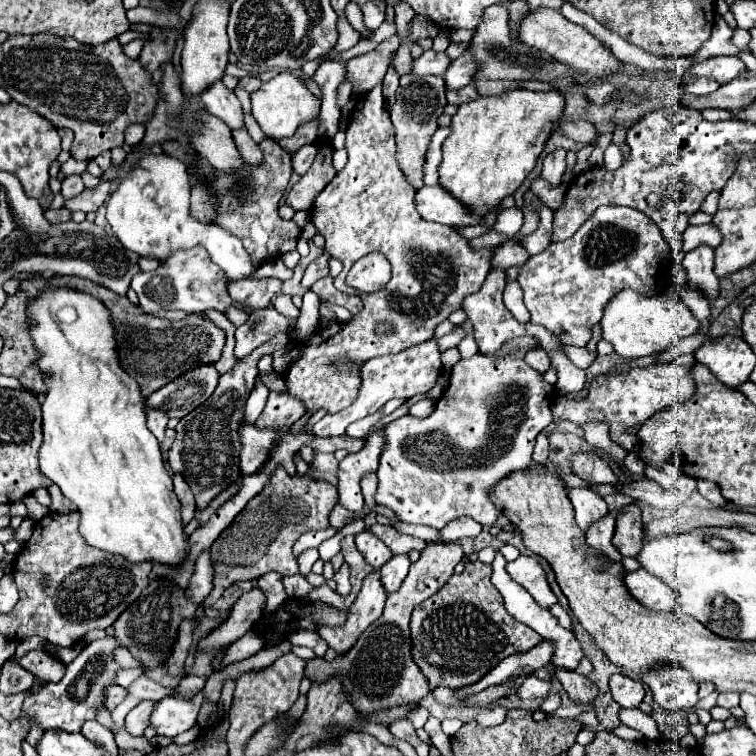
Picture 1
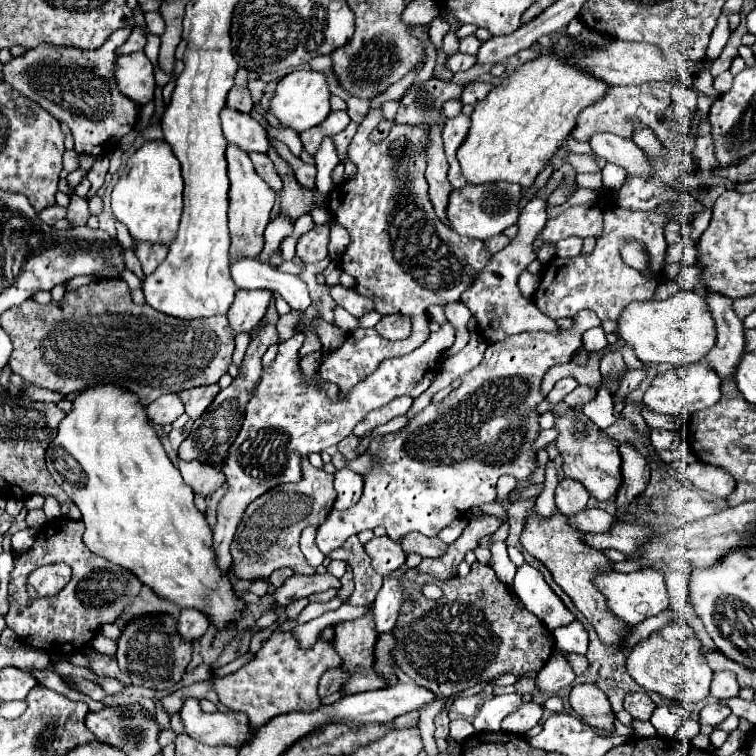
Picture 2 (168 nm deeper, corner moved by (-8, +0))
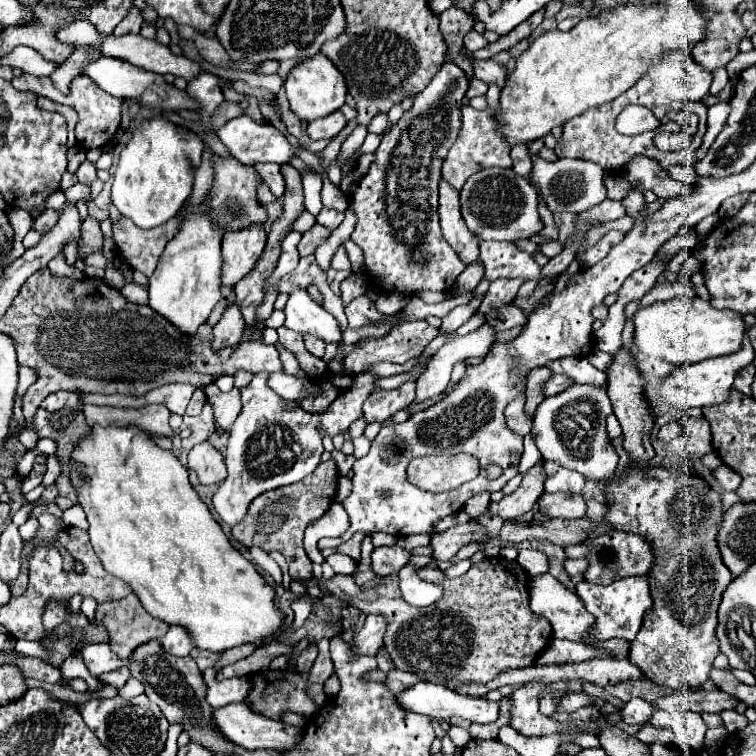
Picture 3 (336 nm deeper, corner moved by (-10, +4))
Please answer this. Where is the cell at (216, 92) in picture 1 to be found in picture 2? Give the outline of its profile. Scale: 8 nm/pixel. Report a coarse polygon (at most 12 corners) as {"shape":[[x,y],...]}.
{"shape":[[223,108],[225,140],[245,154],[269,152],[267,132],[249,114]]}

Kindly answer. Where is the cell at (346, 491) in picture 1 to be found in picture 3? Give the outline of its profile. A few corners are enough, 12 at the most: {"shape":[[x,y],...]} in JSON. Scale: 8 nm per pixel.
{"shape":[[339,476],[335,502],[343,502],[351,494],[351,478]]}

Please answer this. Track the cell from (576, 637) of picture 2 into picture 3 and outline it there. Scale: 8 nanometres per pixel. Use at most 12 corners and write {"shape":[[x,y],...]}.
{"shape":[[647,574],[611,584],[583,580],[593,640],[631,642],[647,610]]}

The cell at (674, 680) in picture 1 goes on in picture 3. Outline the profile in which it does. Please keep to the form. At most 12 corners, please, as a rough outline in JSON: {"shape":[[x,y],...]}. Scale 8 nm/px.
{"shape":[[627,468],[615,528],[657,548],[629,662],[699,688],[733,574],[721,498],[695,474]]}

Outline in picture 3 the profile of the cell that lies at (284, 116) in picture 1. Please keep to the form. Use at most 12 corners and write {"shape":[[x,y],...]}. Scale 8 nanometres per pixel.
{"shape":[[323,54],[285,80],[291,112],[305,122],[345,104],[341,72]]}

